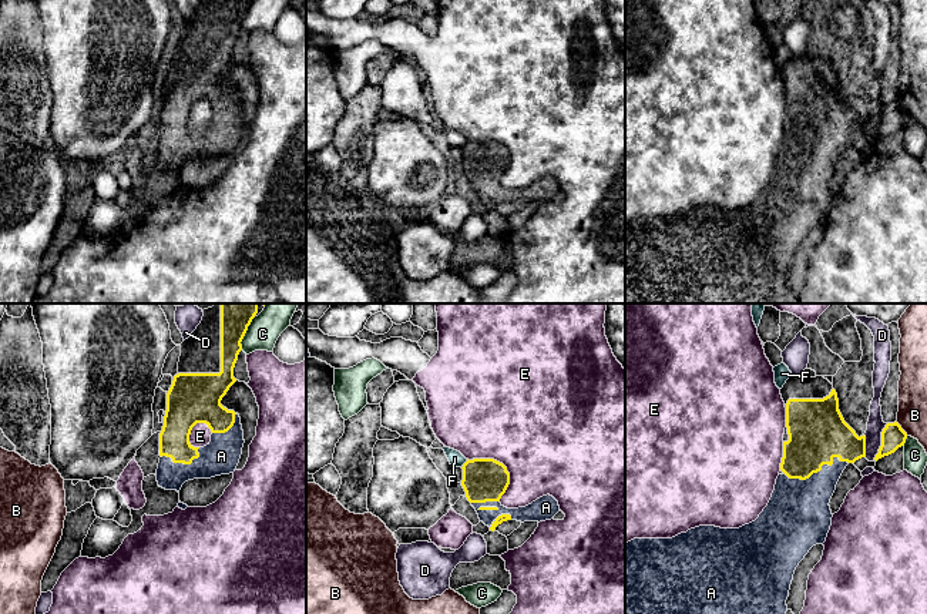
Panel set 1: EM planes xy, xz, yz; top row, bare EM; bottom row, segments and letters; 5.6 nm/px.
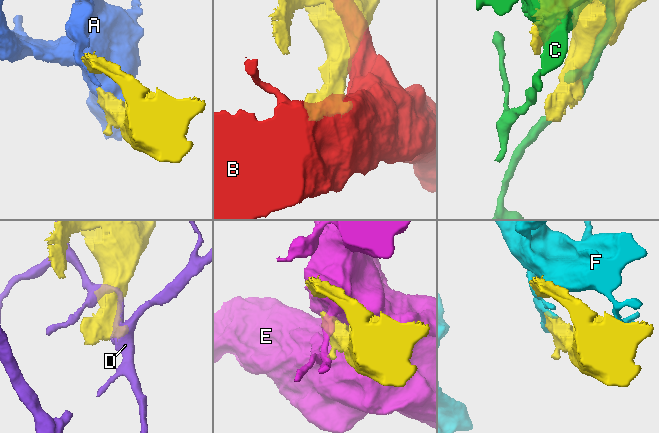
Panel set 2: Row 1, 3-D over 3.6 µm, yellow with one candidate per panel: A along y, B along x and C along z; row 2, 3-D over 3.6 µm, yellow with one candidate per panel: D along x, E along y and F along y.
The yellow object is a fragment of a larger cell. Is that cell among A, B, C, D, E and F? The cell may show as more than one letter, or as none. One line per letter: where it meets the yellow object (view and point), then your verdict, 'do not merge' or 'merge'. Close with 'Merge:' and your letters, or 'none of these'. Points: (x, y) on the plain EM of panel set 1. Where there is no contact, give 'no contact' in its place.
A: yz (818, 151) | merge
B: yz (902, 110) | do not merge
C: xy (244, 16) | do not merge
D: yz (882, 123) | do not merge
E: xz (503, 146) | do not merge
F: xz (464, 144) | do not merge
Merge: A

